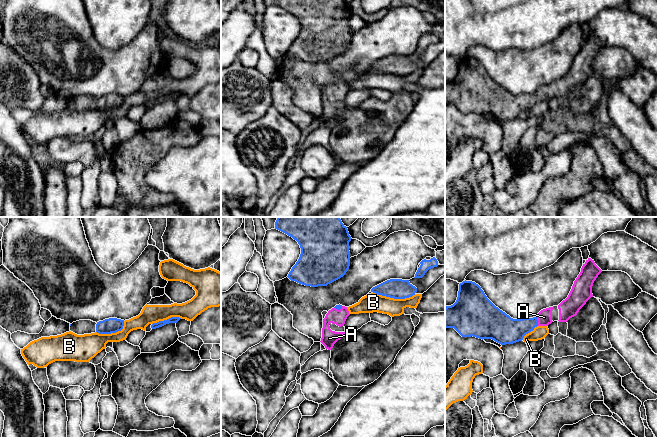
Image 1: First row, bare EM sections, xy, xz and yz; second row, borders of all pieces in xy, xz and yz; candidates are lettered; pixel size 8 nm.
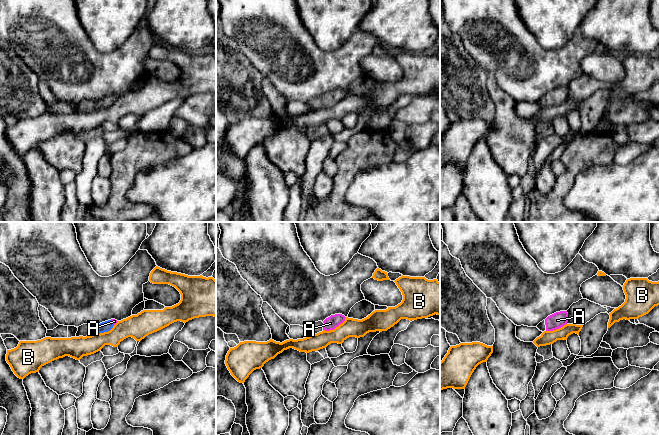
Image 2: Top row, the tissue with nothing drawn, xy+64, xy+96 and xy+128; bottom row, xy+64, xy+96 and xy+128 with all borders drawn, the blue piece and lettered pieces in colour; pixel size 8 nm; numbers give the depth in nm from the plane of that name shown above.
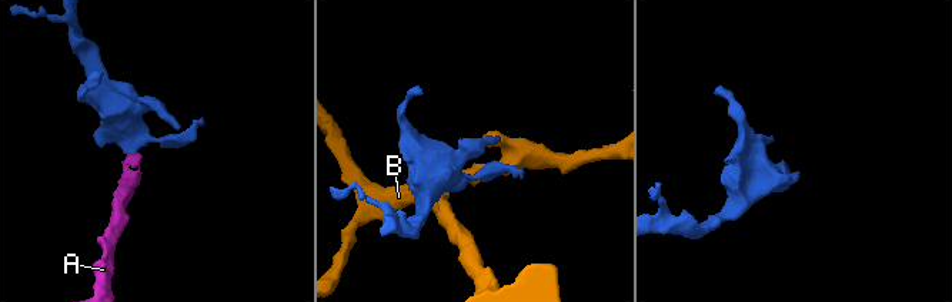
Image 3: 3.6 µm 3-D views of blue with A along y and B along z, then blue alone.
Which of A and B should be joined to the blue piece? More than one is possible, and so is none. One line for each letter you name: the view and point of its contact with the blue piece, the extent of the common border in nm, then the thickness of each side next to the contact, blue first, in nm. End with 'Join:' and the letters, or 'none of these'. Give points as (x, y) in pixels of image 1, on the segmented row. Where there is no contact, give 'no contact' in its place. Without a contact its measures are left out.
A: contact yz (537, 321); length 80 nm; calibres 200 and 120 nm
Join: A

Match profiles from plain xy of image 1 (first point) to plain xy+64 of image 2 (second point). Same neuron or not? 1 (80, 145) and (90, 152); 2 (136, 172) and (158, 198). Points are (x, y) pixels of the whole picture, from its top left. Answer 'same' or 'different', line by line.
1: different
2: different

